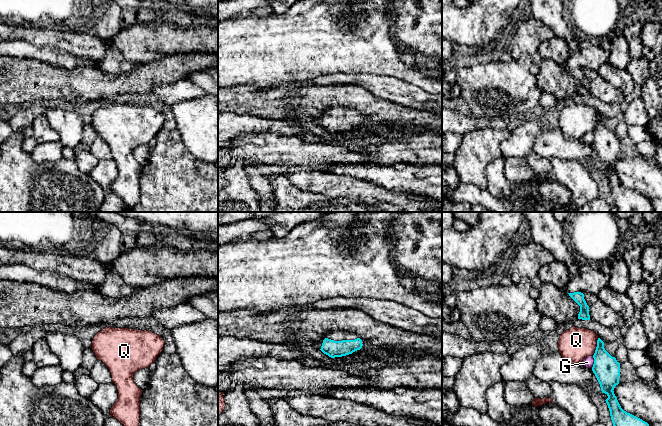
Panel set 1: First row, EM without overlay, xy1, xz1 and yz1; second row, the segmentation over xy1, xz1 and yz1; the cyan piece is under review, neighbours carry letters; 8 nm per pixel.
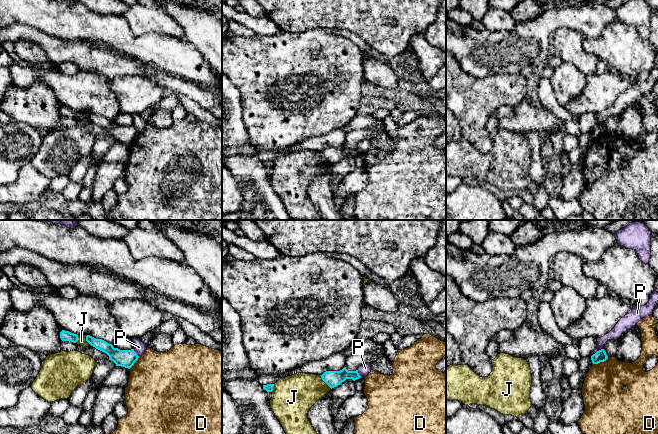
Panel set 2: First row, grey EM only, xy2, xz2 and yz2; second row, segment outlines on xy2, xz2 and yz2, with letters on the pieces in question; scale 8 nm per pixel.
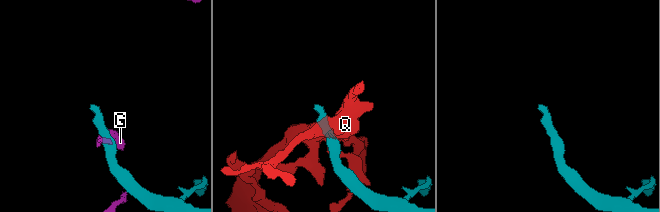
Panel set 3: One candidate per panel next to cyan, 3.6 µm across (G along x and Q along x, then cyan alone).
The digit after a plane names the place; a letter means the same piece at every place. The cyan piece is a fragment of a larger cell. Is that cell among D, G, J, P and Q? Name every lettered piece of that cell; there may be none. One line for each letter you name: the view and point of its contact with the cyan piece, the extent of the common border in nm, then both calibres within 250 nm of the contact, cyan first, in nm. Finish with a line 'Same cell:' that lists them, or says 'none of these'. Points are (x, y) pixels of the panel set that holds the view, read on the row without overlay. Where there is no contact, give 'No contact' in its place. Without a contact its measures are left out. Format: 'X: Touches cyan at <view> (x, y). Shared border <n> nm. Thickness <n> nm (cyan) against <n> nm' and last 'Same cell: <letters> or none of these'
Same cell: none of these

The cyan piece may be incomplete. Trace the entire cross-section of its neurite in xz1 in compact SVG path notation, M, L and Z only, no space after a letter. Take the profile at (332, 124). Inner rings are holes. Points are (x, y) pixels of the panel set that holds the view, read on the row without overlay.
M331 107L323 116L321 127L331 134L342 133L360 126L364 117L348 107Z

